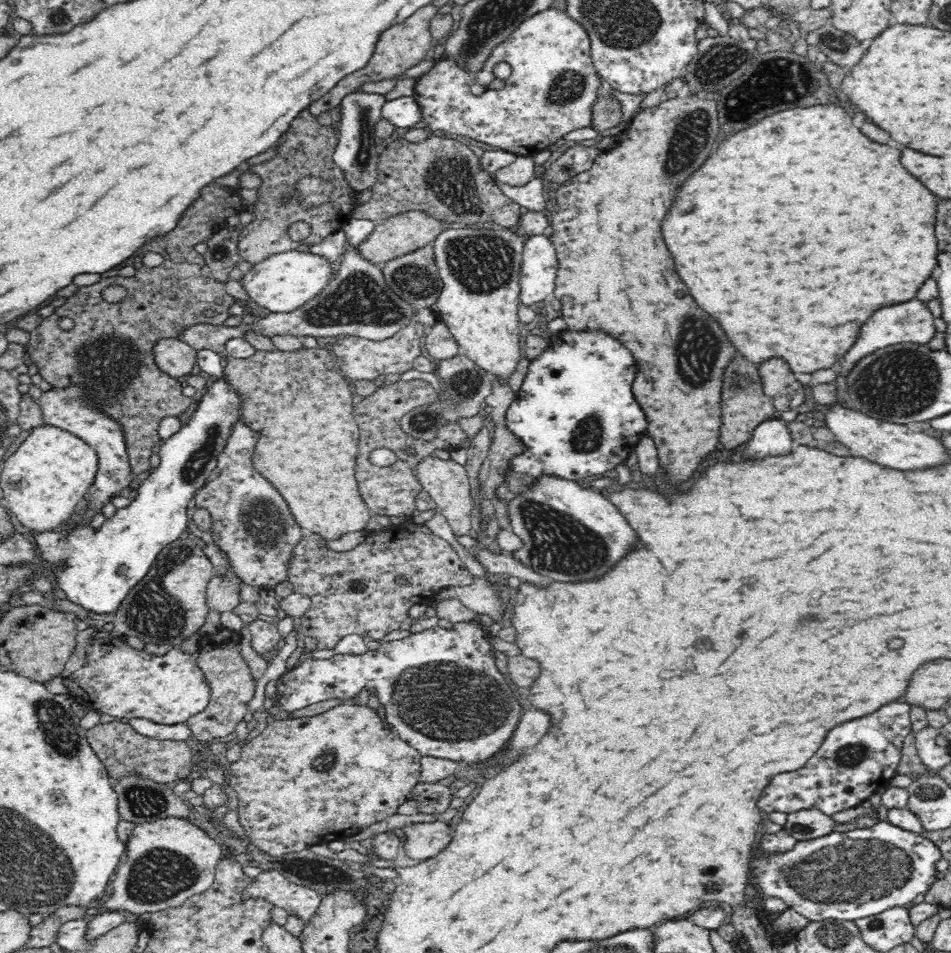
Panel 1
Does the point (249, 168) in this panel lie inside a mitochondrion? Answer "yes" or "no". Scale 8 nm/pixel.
no

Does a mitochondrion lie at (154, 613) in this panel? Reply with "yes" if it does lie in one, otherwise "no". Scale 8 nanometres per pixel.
yes

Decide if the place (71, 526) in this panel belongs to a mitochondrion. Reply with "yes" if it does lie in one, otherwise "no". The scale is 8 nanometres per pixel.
no

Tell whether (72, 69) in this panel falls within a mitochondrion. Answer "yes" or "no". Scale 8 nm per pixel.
no

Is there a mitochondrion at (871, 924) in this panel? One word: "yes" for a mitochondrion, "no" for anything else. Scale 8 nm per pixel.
yes

